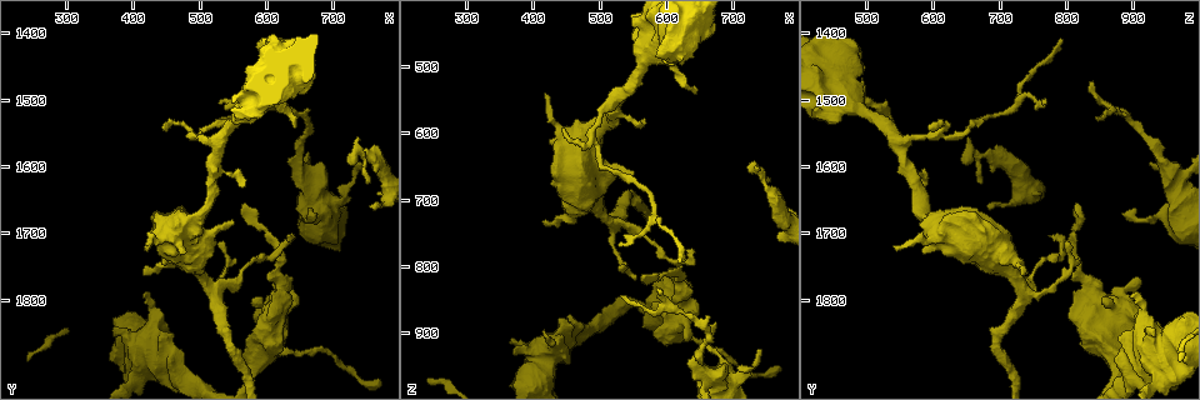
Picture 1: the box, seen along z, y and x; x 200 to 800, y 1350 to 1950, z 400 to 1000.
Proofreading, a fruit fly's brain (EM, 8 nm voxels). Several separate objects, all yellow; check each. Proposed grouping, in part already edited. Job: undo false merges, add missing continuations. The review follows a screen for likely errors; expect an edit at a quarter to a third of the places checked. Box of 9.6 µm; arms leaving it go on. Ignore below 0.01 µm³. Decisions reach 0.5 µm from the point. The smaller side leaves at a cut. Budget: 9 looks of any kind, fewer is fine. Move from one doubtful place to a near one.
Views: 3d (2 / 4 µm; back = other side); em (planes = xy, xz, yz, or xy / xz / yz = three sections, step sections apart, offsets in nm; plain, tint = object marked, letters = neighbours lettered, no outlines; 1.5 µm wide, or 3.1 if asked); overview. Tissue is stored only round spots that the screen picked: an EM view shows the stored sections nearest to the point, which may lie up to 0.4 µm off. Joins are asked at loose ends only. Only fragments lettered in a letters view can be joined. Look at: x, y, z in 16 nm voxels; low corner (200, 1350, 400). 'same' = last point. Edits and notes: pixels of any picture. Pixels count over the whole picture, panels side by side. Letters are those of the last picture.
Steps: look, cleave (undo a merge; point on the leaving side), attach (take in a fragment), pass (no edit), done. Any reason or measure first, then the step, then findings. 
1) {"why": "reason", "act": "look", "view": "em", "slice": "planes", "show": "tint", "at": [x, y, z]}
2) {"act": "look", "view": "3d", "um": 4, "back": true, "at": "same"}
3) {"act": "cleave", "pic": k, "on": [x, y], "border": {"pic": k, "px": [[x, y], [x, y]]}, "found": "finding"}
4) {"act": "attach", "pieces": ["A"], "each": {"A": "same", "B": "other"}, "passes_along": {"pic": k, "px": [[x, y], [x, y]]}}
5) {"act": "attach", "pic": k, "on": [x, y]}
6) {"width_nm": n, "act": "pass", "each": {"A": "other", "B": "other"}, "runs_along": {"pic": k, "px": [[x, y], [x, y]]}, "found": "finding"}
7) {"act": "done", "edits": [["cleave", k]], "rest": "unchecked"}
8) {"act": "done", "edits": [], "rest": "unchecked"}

{"why": "branch stops here", "act": "look", "view": "3d", "um": 2, "at": [370, 1845, 930]}

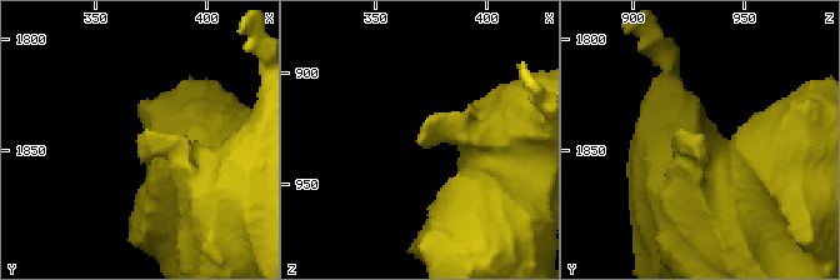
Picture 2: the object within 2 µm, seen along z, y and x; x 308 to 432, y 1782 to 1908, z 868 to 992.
{"act": "look", "view": "em", "slice": "planes", "show": "letters", "at": [370, 1842, 933]}

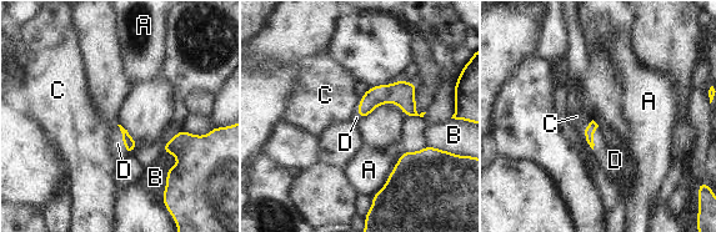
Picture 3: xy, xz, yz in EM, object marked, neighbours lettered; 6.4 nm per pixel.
{"act": "attach", "pieces": ["D"], "each": {"A": "other", "B": "other", "C": "other", "D": "same"}, "found": "it goes on there"}

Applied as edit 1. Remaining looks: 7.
{"why": "a fork", "act": "look", "view": "em", "slice": "planes", "show": "letters", "at": [490, 1555, 600]}

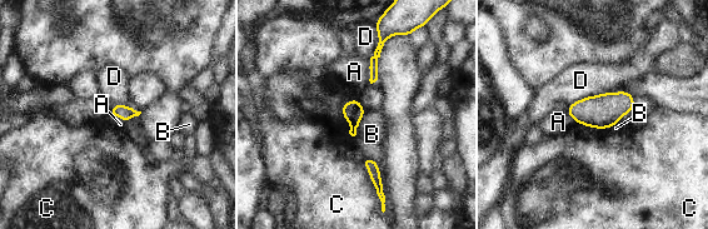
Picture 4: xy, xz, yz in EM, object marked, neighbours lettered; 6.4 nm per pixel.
{"act": "pass", "each": {"A": "other", "B": "other", "C": "other", "D": "other"}, "border": {"pic": 4, "px": [[365, 155], [377, 163], [383, 189]]}, "found": "continuous, no second cell"}

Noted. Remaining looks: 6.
{"why": "sudden change in width", "act": "look", "view": "3d", "um": 4, "at": [620, 1515, 515]}

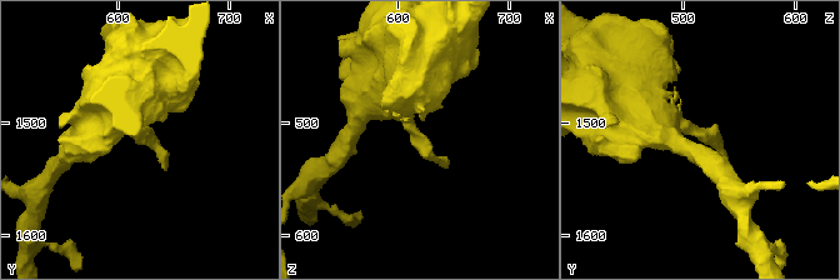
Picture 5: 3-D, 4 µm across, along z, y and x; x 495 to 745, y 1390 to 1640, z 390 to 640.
{"act": "look", "view": "em", "slice": "planes", "show": "letters", "at": [620, 1512, 516]}

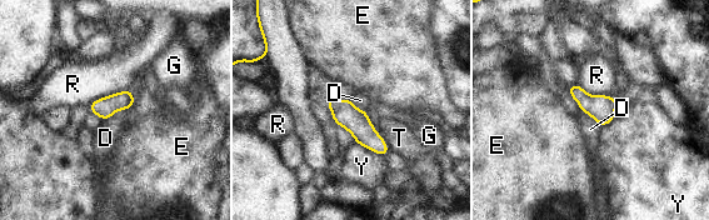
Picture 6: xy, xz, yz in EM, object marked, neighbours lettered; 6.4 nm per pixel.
{"act": "pass", "each": {"D": "other", "E": "other", "G": "other", "R": "other", "T": "other", "Y": "other"}, "runs_along": {"pic": 6, "px": [[331, 103], [383, 151]]}, "found": "continuous, no second cell"}

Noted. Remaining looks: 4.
{"why": "thin end", "act": "look", "view": "em", "slice": "xy", "step": 4, "show": "letters", "at": [760, 1660, 675]}

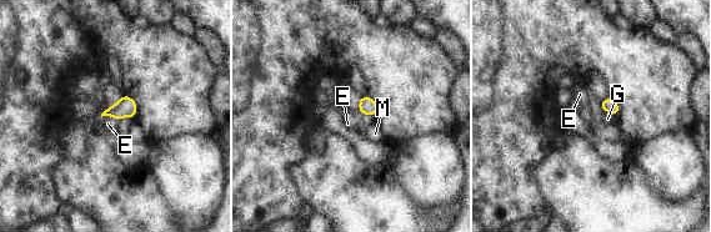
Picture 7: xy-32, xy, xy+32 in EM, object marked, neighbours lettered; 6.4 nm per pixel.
{"why": "another direction", "act": "look", "view": "em", "slice": "planes", "show": "letters", "at": "same"}

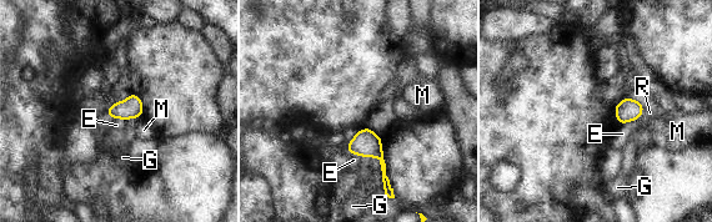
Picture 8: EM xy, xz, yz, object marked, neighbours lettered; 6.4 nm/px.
{"longest_contact_nm": ["G", 220], "act": "pass", "each": {"E": "other", "G": "other", "M": "other", "R": "other"}, "border": {"pic": 8, "px": [[642, 115], [618, 125]]}, "found": "no lettered fragment goes on from it"}

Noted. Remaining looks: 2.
{"act": "done", "edits": [["attach", 3]], "rest": "unchecked"}

